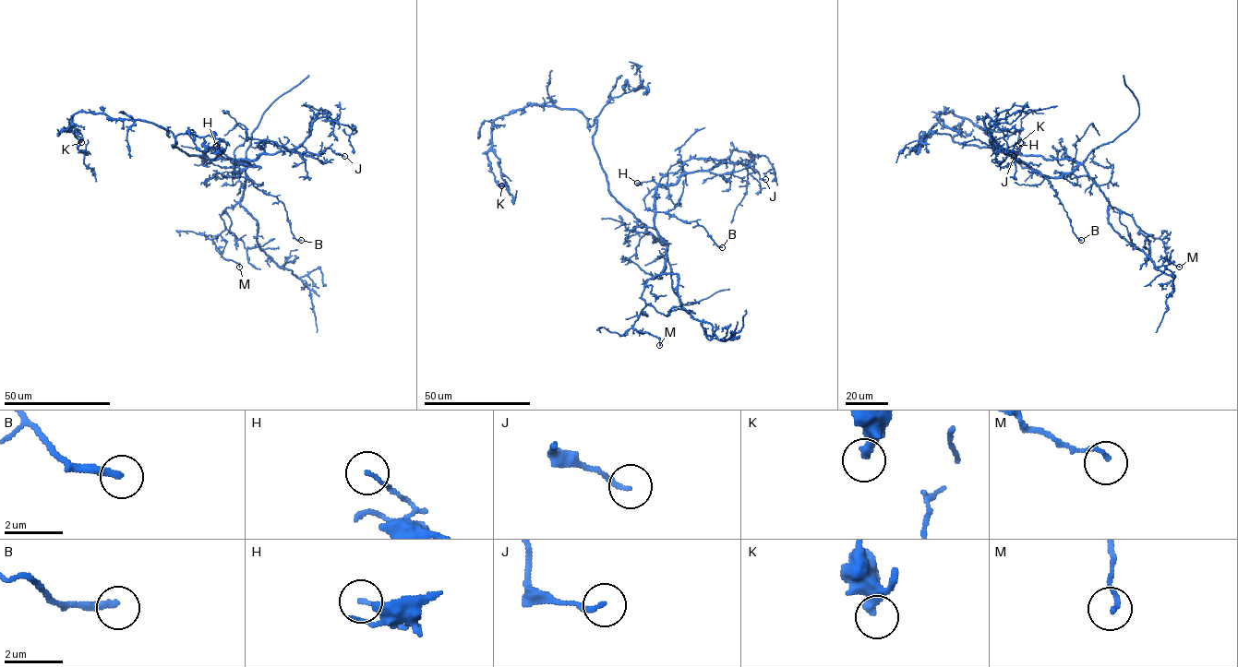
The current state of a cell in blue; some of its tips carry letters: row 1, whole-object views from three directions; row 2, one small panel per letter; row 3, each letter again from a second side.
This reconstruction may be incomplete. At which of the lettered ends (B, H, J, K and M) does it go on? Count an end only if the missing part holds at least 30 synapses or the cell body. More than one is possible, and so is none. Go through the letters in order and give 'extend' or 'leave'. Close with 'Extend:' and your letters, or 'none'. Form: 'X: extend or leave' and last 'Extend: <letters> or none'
B: leave
H: leave
J: leave
K: leave
M: leave
Extend: none

